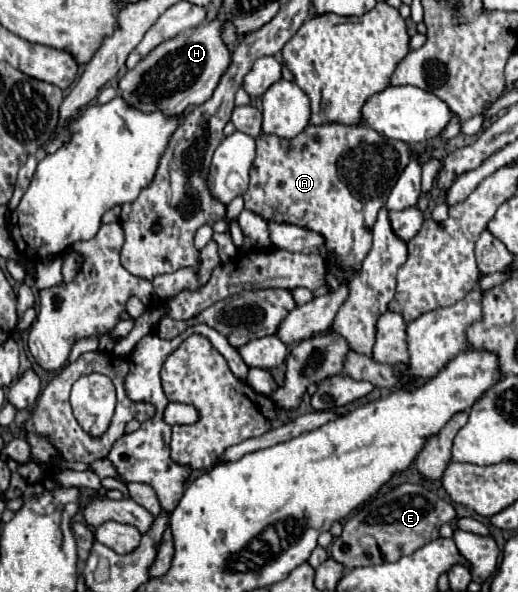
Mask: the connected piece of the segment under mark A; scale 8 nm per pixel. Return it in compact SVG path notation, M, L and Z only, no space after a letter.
M322 124L322 126L308 126L300 136L294 140L282 140L276 136L258 136L256 138L256 158L250 168L250 186L244 194L244 206L266 220L286 222L300 228L308 228L326 236L326 250L330 252L328 270L326 270L326 284L328 290L338 290L348 280L334 276L332 268L338 264L342 272L350 272L354 268L356 274L362 266L362 260L370 252L372 244L372 228L380 208L386 206L386 200L404 172L406 164L410 162L410 146L402 140L390 140L378 132L374 132L366 124L346 126L346 124Z

